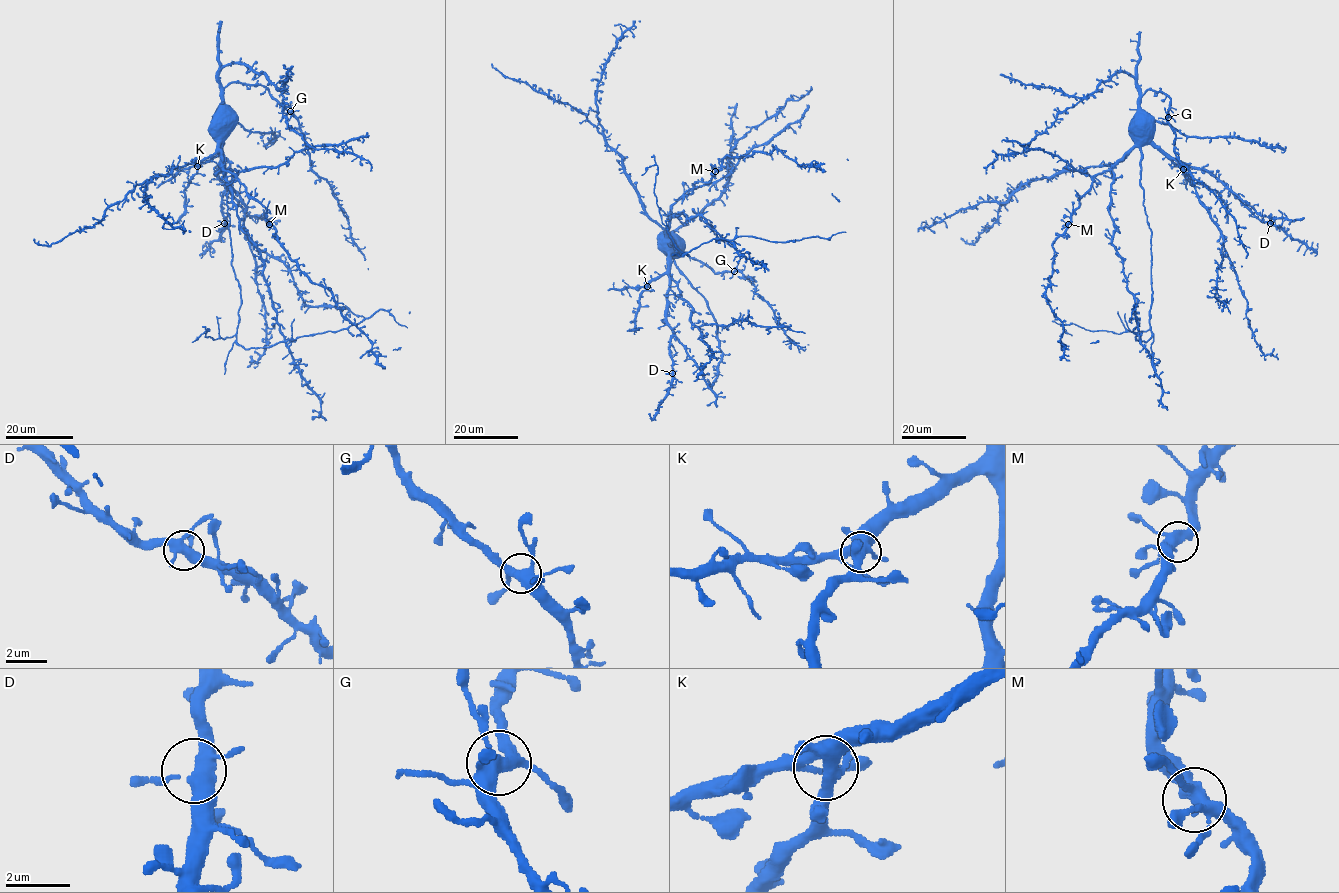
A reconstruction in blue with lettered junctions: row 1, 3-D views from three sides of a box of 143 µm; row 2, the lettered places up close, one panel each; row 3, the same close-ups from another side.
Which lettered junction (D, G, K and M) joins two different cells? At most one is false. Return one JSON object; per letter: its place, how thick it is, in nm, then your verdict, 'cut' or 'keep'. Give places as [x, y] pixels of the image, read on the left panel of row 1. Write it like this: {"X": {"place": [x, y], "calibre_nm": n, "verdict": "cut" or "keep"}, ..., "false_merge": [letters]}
{"D": {"place": [224, 223], "calibre_nm": 400, "verdict": "keep"}, "G": {"place": [290, 111], "calibre_nm": 400, "verdict": "keep"}, "K": {"place": [197, 166], "calibre_nm": 380, "verdict": "keep"}, "M": {"place": [269, 224], "calibre_nm": 360, "verdict": "keep"}, "false_merge": []}

